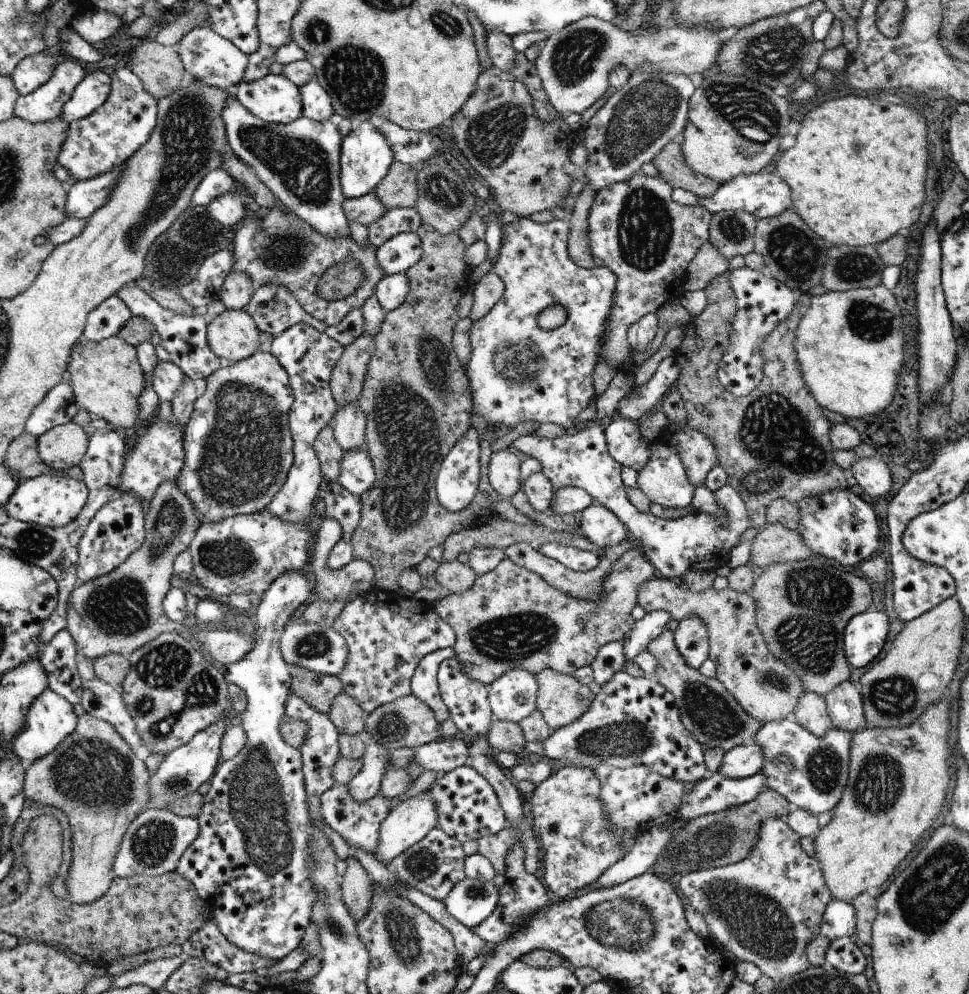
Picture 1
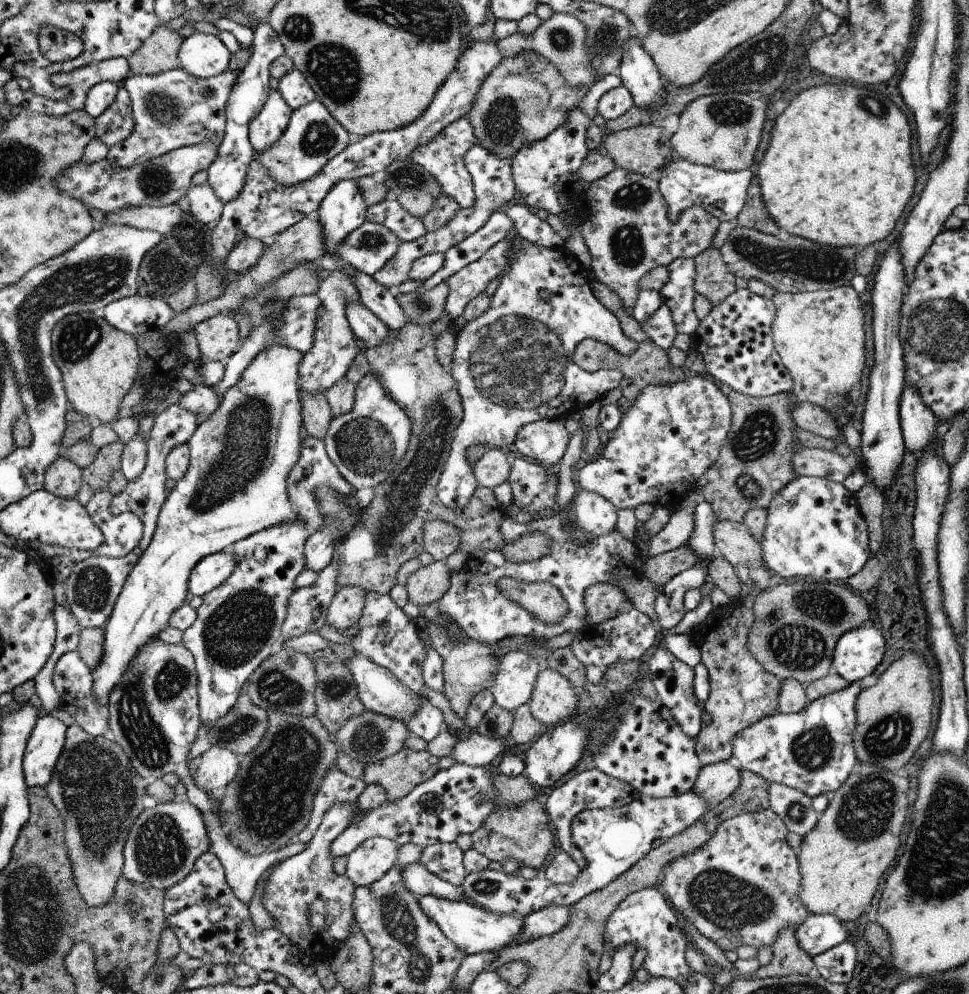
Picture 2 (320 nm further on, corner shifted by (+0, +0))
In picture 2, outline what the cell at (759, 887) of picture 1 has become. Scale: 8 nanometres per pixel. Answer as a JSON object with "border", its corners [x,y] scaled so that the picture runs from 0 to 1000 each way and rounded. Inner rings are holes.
{"border":[[[794,813],[785,815],[779,818],[766,818],[751,825],[745,826],[740,832],[735,841],[731,844],[729,849],[725,849],[722,853],[719,853],[716,857],[704,860],[695,866],[691,866],[684,873],[684,881],[681,885],[682,891],[680,892],[685,902],[692,910],[692,913],[704,925],[708,925],[711,929],[714,929],[722,940],[725,940],[729,944],[735,945],[746,957],[747,956],[761,956],[764,951],[776,951],[782,956],[786,952],[793,952],[801,946],[802,940],[812,932],[820,932],[828,929],[828,924],[833,920],[834,914],[827,908],[825,897],[827,896],[827,879],[825,867],[822,864],[822,855],[815,852],[811,848],[811,839],[813,839],[811,829],[805,823],[800,820]]]}

